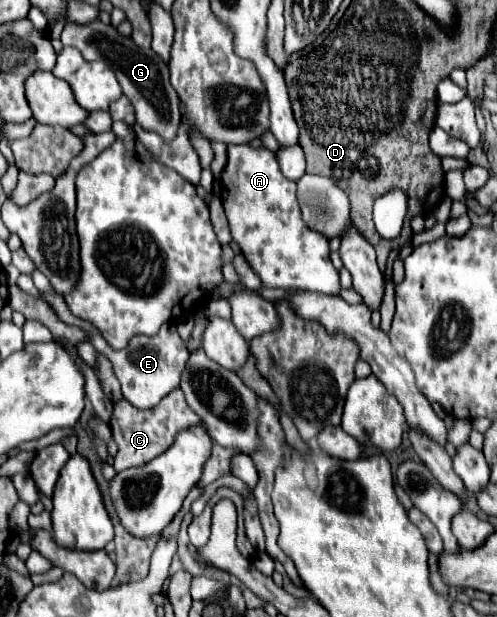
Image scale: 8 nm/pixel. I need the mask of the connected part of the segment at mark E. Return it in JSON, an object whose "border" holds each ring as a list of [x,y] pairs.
{"border":[[[42,292],[43,299],[54,309],[58,317],[69,325],[75,325],[83,329],[93,347],[105,355],[111,361],[113,373],[121,383],[121,391],[123,397],[137,409],[151,409],[155,407],[165,395],[169,395],[173,389],[179,387],[181,381],[181,373],[185,369],[185,363],[189,359],[189,351],[185,347],[185,341],[179,337],[177,329],[173,323],[163,323],[159,333],[153,337],[145,337],[145,335],[135,335],[129,345],[125,349],[111,349],[105,341],[101,332],[94,328],[95,326],[88,322],[73,316],[65,303],[62,295],[54,292]]]}

